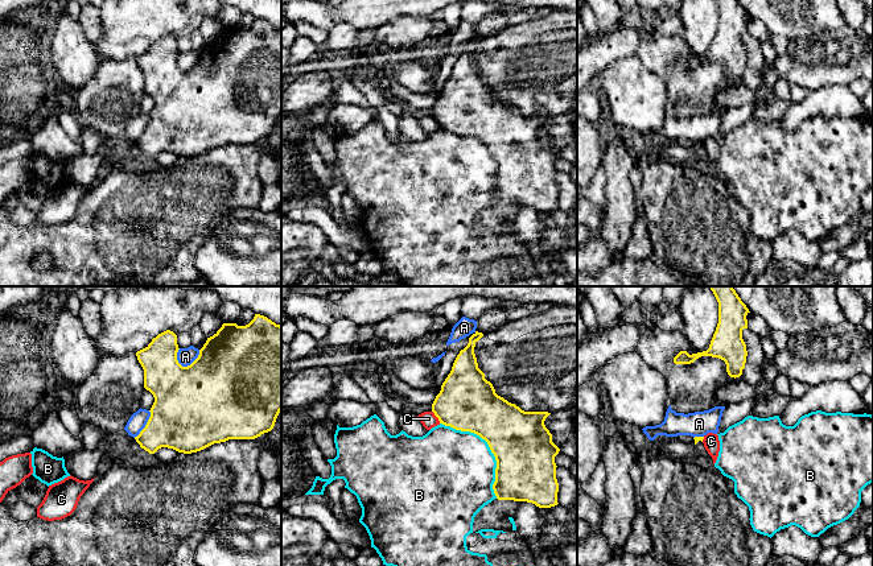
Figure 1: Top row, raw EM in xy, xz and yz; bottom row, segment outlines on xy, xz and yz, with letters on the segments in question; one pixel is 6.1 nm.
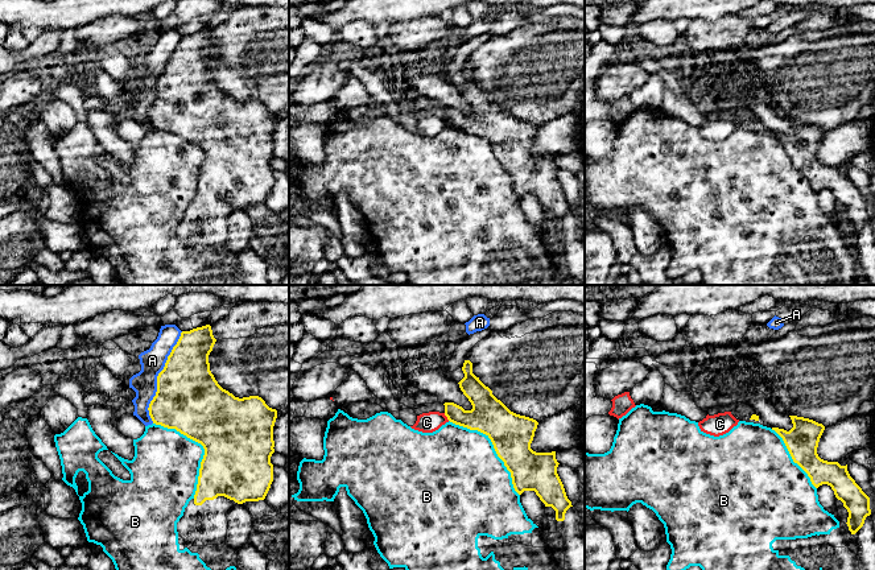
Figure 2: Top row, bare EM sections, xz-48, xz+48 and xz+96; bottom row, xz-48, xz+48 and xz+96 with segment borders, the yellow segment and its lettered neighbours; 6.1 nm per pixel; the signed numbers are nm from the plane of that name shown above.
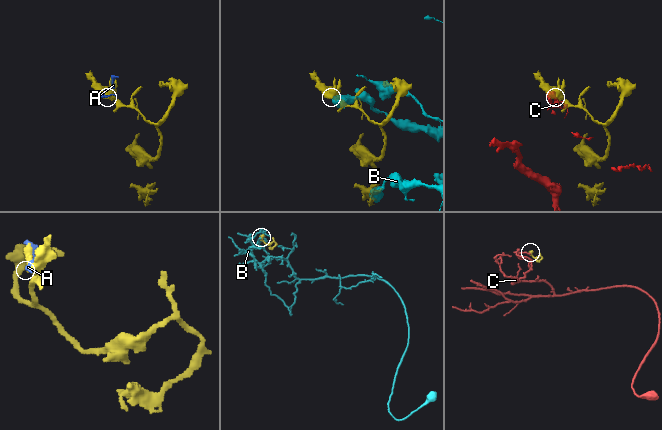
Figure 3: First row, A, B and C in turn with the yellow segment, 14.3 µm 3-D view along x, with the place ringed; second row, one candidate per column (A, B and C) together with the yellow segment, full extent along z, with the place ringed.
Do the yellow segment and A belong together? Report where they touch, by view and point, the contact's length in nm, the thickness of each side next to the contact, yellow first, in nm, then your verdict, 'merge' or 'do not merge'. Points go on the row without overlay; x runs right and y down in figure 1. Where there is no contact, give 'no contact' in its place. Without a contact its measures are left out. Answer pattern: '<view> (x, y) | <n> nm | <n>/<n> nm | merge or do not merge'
xy (190, 69) | 160 nm | 500/110 nm | do not merge

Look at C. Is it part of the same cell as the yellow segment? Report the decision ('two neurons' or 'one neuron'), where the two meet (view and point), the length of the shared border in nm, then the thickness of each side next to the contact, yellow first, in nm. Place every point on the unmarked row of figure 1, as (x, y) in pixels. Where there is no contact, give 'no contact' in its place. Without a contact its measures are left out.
two neurons; meets yellow in xz at (436, 120); contact 90 nm long; 360 nm thick on the yellow side, 90 nm on the other

